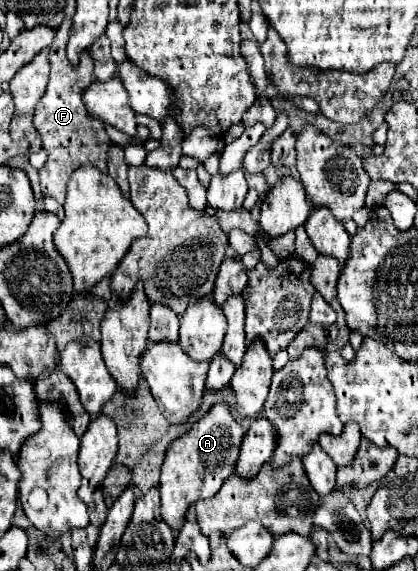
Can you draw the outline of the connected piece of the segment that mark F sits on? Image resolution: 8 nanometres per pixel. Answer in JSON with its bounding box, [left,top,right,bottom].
[33,46,115,204]

